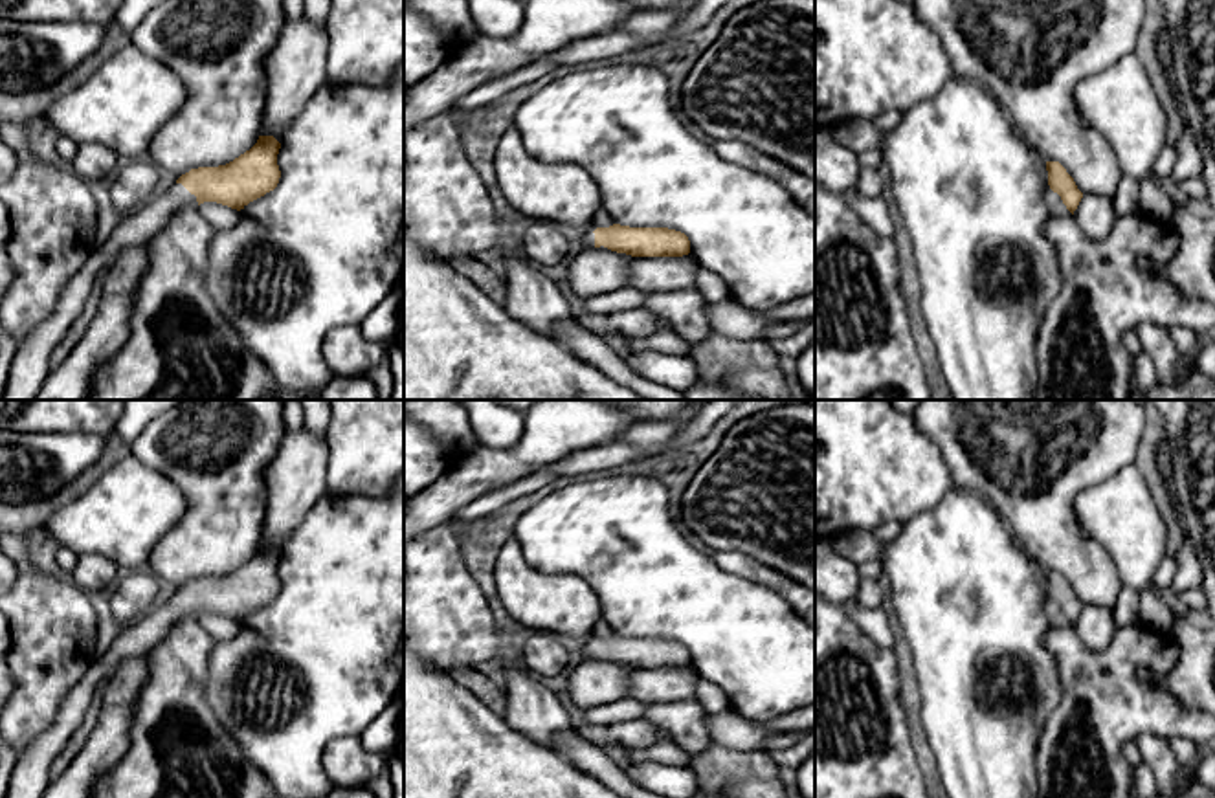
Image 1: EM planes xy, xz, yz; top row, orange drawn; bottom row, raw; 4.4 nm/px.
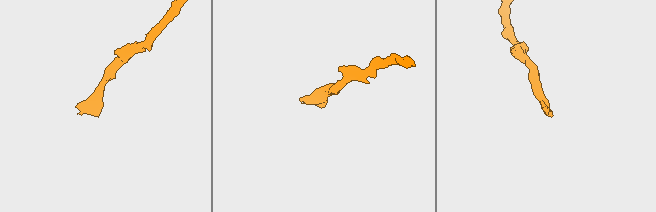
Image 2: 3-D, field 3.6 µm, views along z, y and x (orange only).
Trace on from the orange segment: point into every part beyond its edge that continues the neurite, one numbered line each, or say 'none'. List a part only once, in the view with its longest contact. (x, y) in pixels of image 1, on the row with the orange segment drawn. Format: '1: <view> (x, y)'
1: xz (586, 239)

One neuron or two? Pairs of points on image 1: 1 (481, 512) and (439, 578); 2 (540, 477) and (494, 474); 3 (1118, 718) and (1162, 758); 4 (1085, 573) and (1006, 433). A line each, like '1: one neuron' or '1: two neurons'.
1: two neurons
2: two neurons
3: two neurons
4: one neuron

